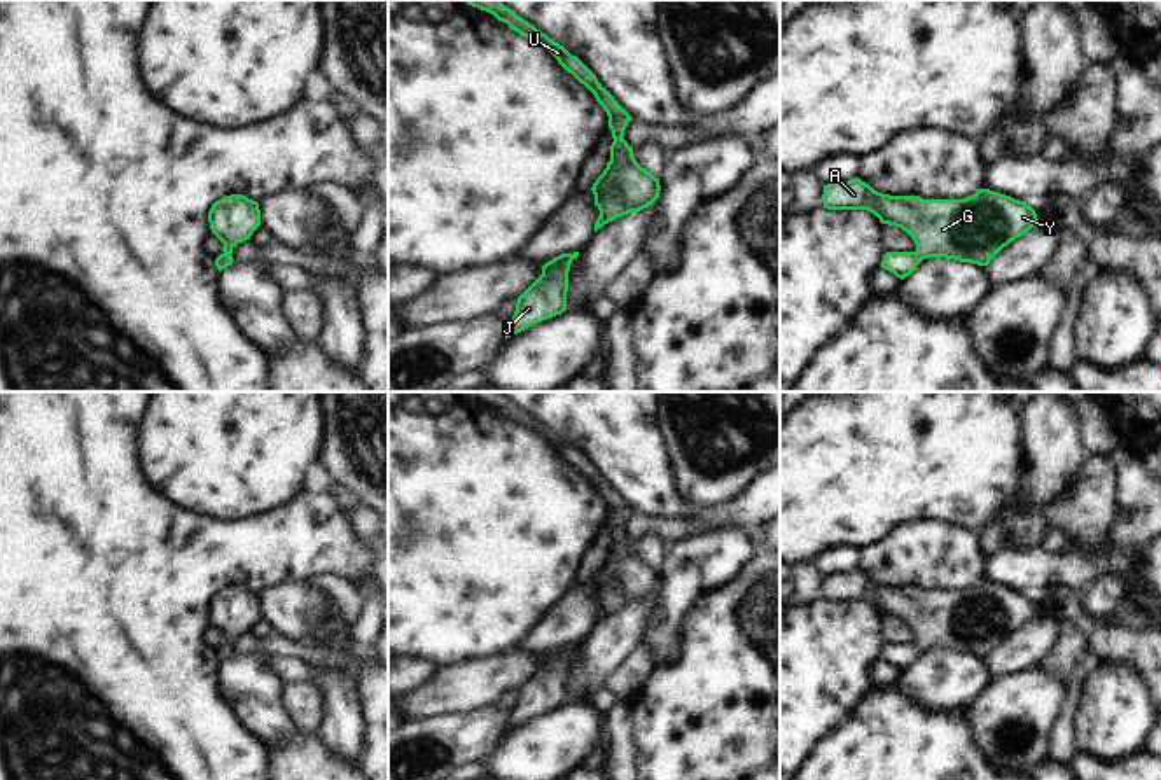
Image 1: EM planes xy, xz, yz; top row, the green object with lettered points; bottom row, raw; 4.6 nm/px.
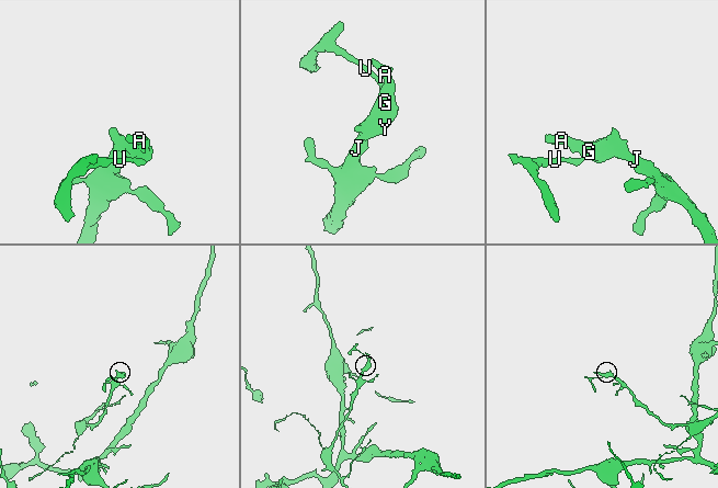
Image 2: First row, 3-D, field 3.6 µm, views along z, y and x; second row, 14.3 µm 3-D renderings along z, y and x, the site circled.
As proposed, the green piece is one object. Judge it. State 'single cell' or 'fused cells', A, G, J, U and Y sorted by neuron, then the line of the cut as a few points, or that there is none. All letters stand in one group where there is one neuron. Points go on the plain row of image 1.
single cell | A G J U Y | no cut

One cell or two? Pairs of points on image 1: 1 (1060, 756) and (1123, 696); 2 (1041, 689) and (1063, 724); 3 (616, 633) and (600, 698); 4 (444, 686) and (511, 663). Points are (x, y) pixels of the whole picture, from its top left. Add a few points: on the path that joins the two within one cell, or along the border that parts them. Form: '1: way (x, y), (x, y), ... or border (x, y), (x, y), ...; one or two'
1: border (1081, 702), (1074, 717), (1074, 751); two
2: border (1067, 682), (1063, 702), (1048, 737), (1048, 756); two
3: border (602, 688), (588, 702); two
4: way (460, 686), (495, 674); one

